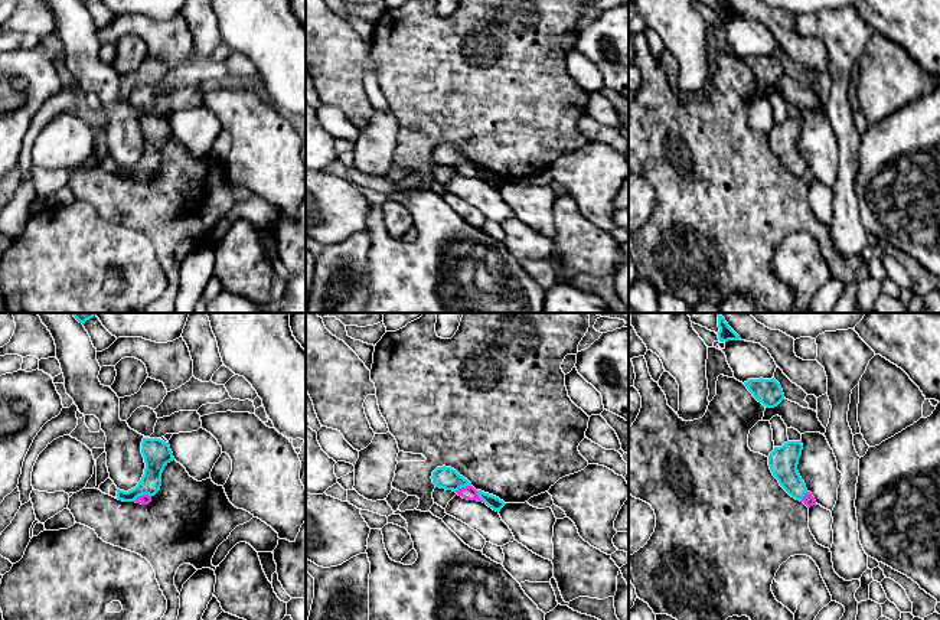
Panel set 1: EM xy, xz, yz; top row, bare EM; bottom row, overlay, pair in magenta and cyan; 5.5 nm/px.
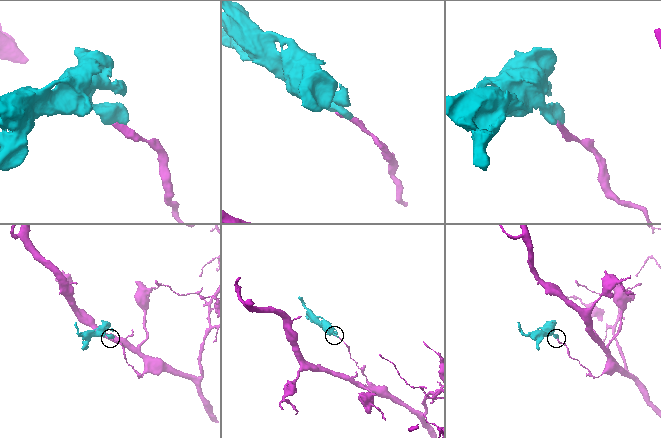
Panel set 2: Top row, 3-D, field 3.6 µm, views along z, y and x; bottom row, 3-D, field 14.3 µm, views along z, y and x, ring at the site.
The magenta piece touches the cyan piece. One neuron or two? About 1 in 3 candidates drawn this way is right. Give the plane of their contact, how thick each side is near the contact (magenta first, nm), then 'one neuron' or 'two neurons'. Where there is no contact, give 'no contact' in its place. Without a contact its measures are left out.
xy | 60/150 nm | two neurons

